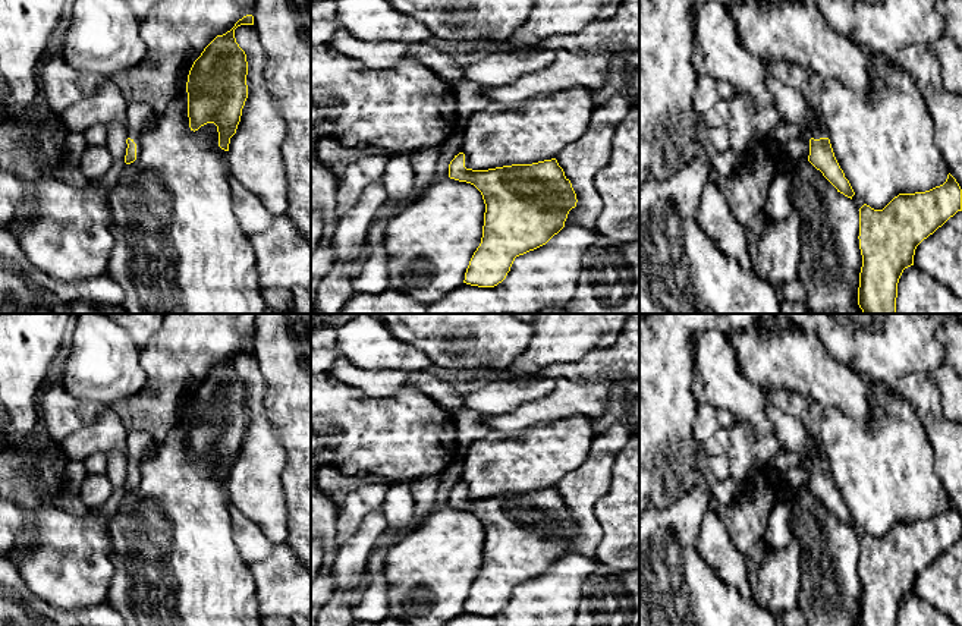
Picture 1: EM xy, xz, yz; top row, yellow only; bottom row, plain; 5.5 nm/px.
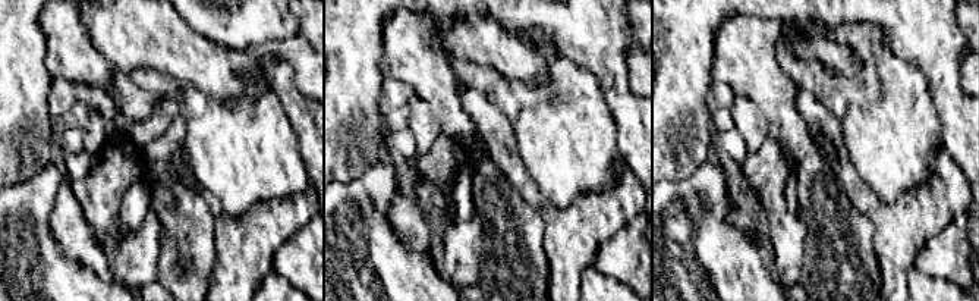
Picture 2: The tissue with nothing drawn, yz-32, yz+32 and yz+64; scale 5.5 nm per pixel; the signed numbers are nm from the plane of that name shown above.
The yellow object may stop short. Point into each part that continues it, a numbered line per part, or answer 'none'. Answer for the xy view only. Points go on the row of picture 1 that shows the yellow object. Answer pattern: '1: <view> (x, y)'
1: xy (140, 116)

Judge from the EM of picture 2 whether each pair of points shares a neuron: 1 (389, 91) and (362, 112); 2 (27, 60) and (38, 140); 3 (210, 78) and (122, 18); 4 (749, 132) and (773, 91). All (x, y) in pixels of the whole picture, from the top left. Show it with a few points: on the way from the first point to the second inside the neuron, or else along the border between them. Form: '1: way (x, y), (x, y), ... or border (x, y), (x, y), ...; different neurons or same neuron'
1: border (384, 78), (378, 97), (378, 112), (381, 116); different neurons
2: way (27, 80), (27, 121); same neuron
3: way (188, 56), (144, 31); same neuron
4: border (736, 96), (745, 96), (756, 106), (770, 135); different neurons

